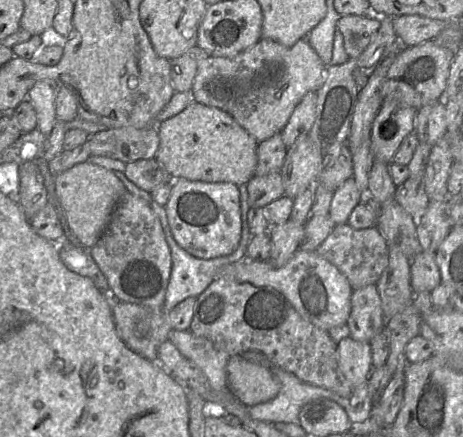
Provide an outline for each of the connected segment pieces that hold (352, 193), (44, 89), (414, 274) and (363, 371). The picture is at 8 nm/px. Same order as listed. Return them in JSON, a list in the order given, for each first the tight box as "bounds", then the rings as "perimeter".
[{"bounds":[329,177,364,225],"perimeter":[[[354,177],[345,180],[333,191],[329,215],[335,225],[347,223],[353,209],[363,200],[364,193]]]},{"bounds":[27,81,58,135],"perimeter":[[[38,81],[27,97],[37,112],[38,129],[44,135],[49,135],[58,121],[55,108],[57,88],[58,84],[55,81]]]},{"bounds":[411,250,442,293],"perimeter":[[[422,250],[411,261],[411,285],[414,293],[431,293],[442,282],[436,252]]]},{"bounds":[337,337,373,388],"perimeter":[[[345,337],[337,344],[337,358],[340,370],[353,388],[367,383],[373,369],[369,342]]]}]

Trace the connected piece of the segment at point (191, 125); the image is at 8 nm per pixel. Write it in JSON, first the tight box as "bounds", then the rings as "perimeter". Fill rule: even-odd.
{"bounds":[155,102,258,185],"perimeter":[[[194,102],[182,112],[158,123],[160,145],[155,158],[174,178],[203,182],[231,182],[241,185],[248,183],[255,175],[258,163],[258,142],[229,113],[216,107]]]}

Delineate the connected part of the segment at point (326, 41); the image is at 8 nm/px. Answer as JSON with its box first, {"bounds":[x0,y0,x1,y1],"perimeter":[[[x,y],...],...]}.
{"bounds":[307,3,341,66],"perimeter":[[[334,3],[326,4],[327,12],[322,20],[307,36],[308,42],[326,66],[330,66],[333,56],[334,34],[341,15],[335,10]]]}

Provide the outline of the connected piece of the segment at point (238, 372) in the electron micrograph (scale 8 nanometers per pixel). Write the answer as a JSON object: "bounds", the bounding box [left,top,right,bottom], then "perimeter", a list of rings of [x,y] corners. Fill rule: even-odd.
{"bounds":[227,356,280,407],"perimeter":[[[233,356],[227,364],[229,389],[248,407],[274,399],[280,391],[280,382],[264,366]]]}

